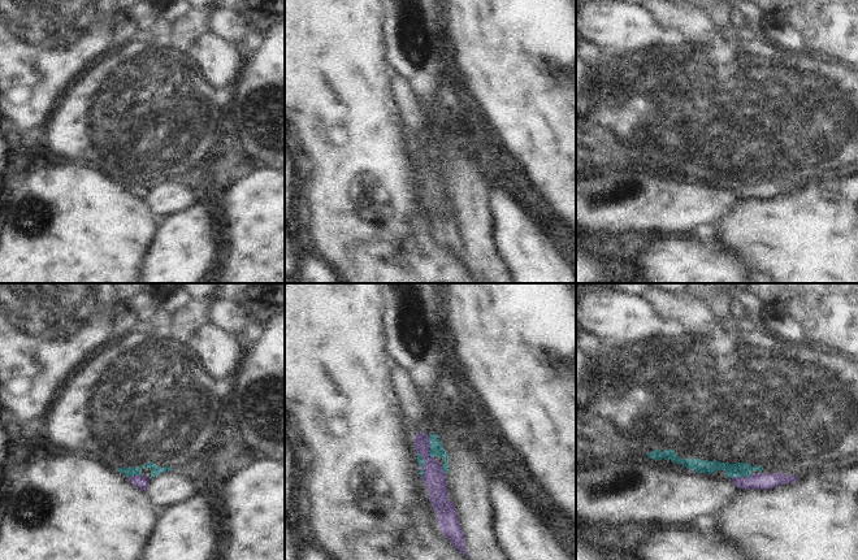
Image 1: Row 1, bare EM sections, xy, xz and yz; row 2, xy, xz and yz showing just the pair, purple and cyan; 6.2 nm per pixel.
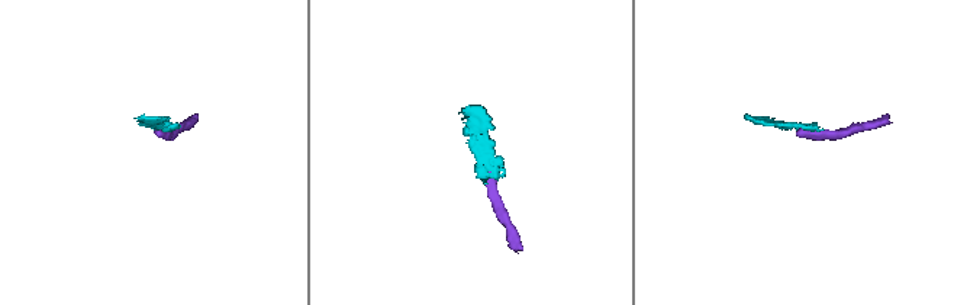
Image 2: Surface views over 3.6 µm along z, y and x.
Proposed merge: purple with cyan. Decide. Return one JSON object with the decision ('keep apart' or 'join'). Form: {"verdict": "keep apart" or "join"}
{"verdict": "keep apart"}

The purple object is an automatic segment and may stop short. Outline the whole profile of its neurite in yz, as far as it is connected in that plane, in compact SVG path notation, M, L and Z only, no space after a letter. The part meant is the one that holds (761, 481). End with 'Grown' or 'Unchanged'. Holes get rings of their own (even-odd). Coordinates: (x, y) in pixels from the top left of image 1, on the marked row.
M784 473L753 474L749 477L732 478L733 483L742 490L768 490L784 483L796 483L798 477L785 476Z. Unchanged

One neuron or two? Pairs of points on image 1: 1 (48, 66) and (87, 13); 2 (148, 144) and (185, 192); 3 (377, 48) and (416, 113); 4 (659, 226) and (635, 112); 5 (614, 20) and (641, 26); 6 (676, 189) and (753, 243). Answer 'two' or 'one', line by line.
1: one
2: two
3: two
4: two
5: one
6: two

